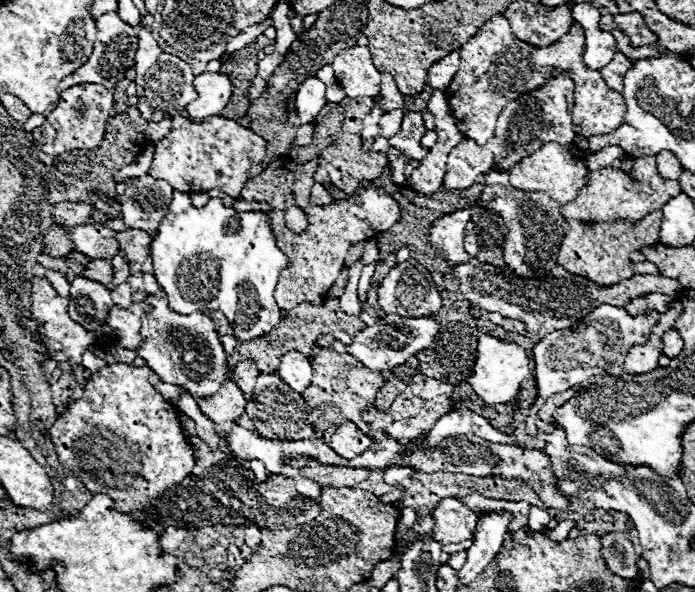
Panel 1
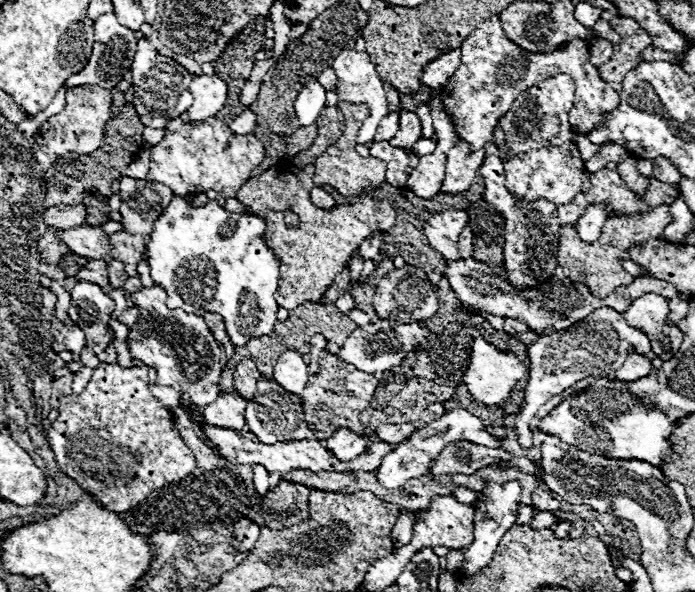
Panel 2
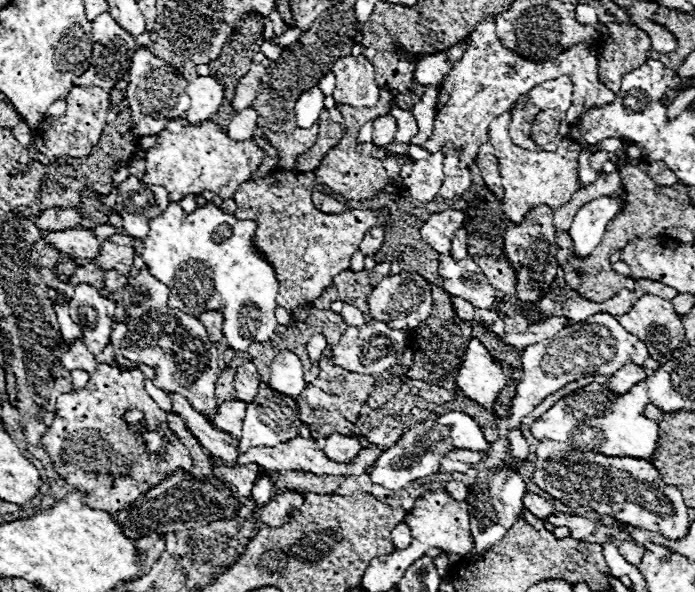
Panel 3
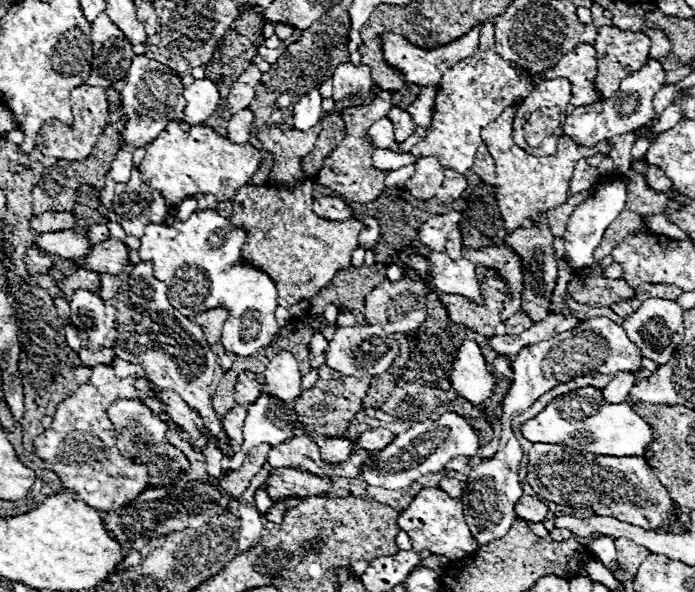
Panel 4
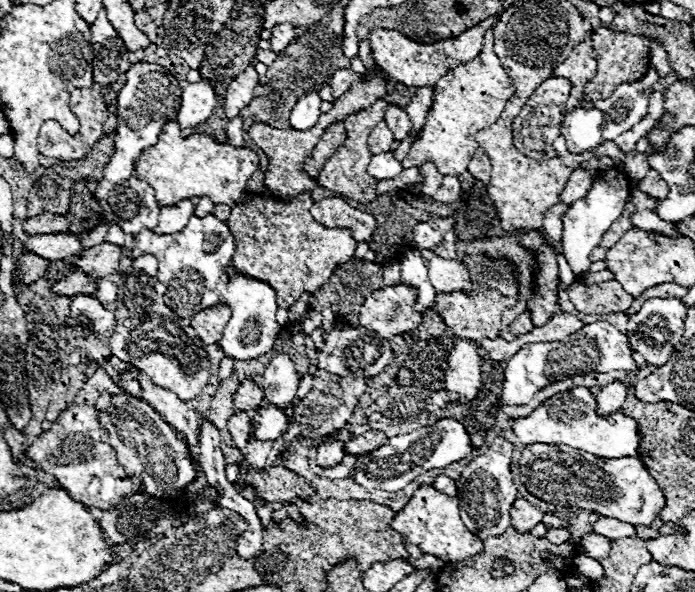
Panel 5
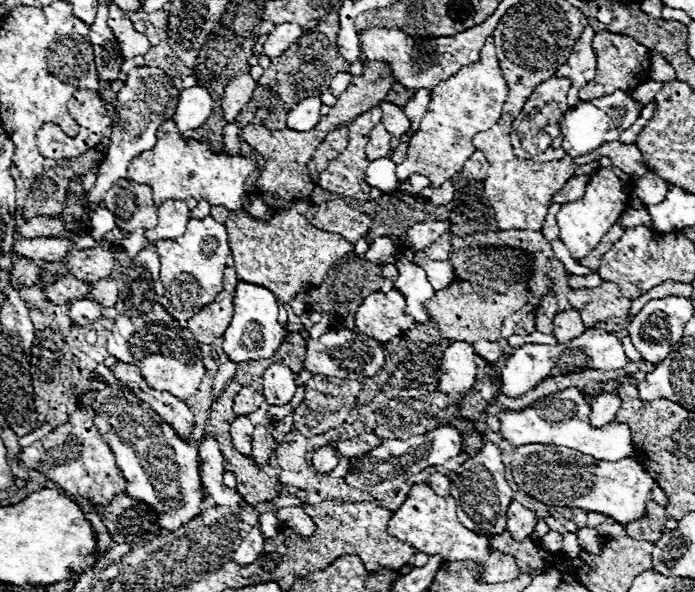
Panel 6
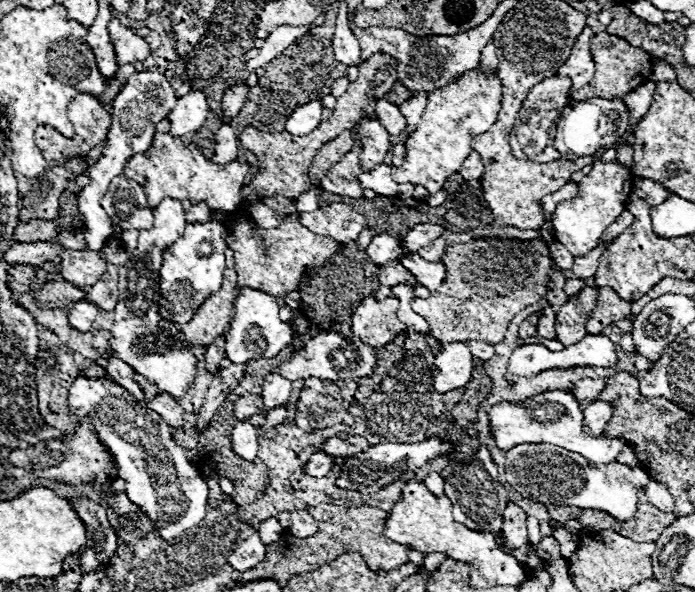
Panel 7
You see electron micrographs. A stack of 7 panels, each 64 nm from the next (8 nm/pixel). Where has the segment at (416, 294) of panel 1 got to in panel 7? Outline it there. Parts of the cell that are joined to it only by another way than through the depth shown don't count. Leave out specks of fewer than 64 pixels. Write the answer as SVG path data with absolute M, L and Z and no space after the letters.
M374 296L364 298L352 314L352 336L362 338L374 348L388 344L394 336L406 330L396 316L398 306L400 302L394 296L384 300L376 300Z

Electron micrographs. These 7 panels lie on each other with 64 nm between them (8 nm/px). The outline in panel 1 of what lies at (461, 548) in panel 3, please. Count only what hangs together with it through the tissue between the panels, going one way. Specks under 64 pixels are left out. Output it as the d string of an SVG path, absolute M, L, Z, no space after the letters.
M444 498L432 510L436 520L434 538L444 544L456 544L474 536L474 528L478 524L478 514L474 514L466 504L456 498Z

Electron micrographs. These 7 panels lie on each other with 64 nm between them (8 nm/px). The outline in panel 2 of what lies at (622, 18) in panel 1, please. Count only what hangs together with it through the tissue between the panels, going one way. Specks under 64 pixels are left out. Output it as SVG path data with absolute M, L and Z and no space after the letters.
M614 16L610 20L610 26L622 36L622 42L616 46L612 58L598 68L598 72L610 88L620 92L626 72L642 62L640 52L652 44L652 38L644 28L640 28L634 18Z

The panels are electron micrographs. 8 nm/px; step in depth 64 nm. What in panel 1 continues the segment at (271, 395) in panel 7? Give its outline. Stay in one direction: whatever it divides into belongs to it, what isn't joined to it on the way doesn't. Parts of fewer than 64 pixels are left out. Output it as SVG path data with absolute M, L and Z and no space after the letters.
M292 350L292 352L286 352L282 356L282 362L276 370L276 374L286 382L290 384L296 392L304 392L308 388L308 384L312 384L312 364L310 364L310 358Z

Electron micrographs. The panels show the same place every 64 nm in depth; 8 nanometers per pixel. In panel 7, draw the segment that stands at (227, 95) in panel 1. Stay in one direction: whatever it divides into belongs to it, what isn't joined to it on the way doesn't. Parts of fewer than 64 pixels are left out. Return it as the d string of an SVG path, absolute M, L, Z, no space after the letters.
M190 90L188 94L180 96L174 110L168 114L172 136L184 136L186 132L196 132L202 128L204 120L208 118L208 100L204 92Z

